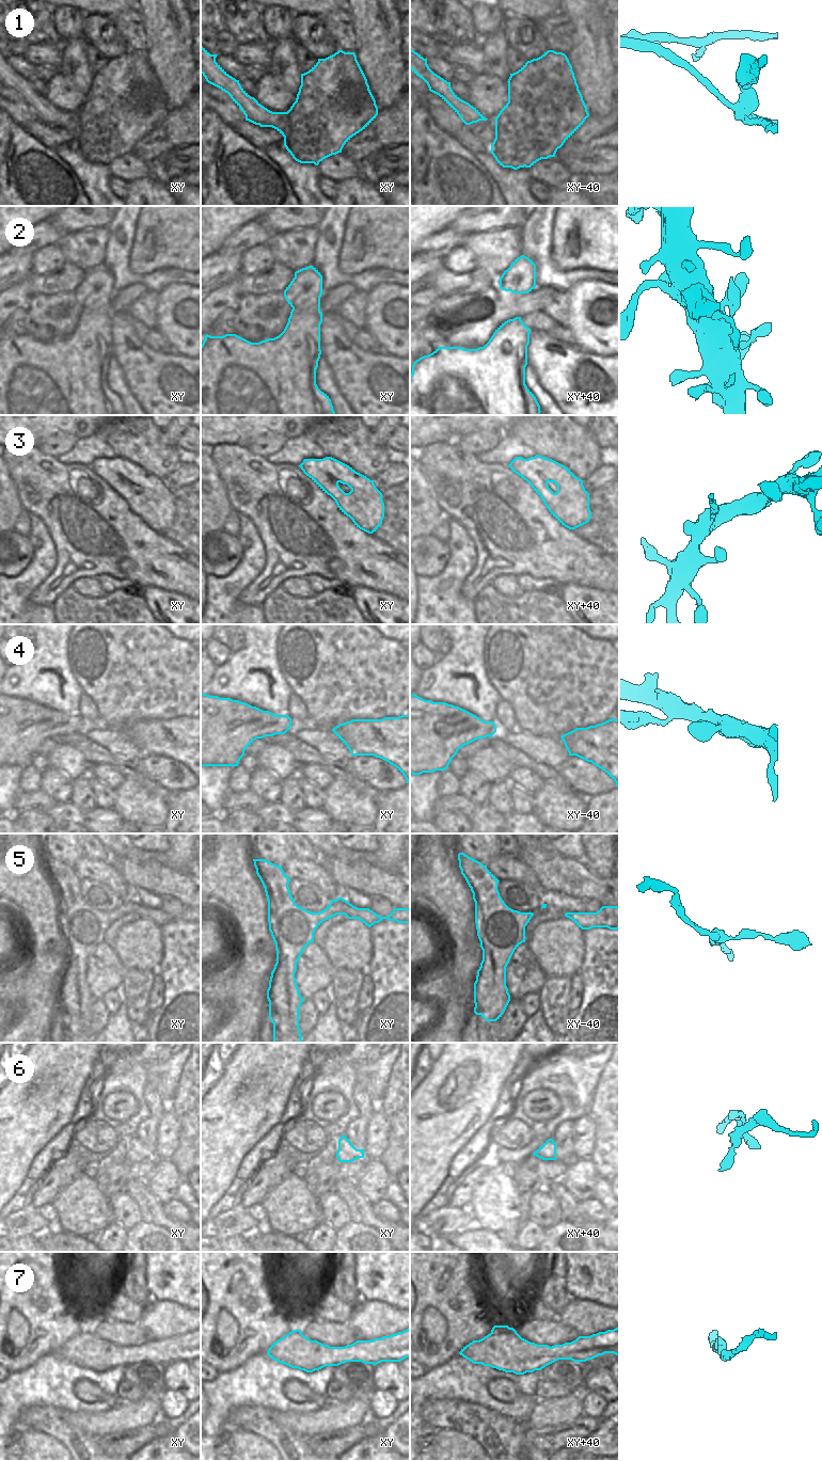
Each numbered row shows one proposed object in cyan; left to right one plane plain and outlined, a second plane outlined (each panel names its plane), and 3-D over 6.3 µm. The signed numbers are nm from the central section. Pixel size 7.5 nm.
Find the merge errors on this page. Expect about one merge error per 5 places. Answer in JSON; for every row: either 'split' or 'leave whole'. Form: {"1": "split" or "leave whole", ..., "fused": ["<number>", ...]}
{"1": "split", "2": "leave whole", "3": "leave whole", "4": "leave whole", "5": "leave whole", "6": "leave whole", "7": "leave whole", "fused": ["1"]}

